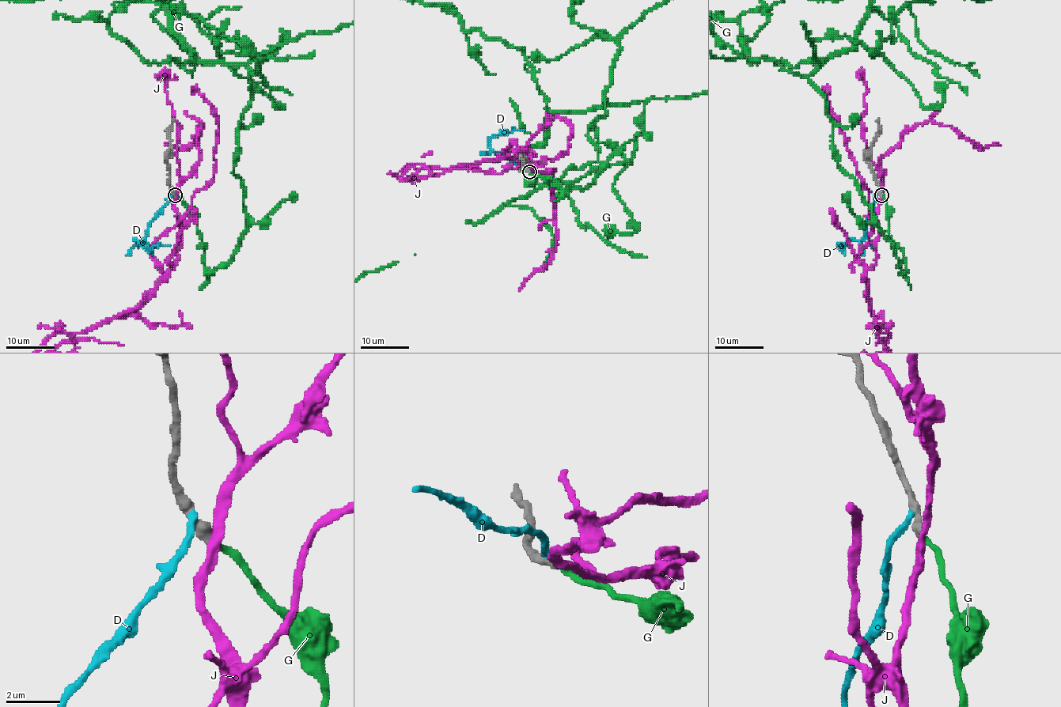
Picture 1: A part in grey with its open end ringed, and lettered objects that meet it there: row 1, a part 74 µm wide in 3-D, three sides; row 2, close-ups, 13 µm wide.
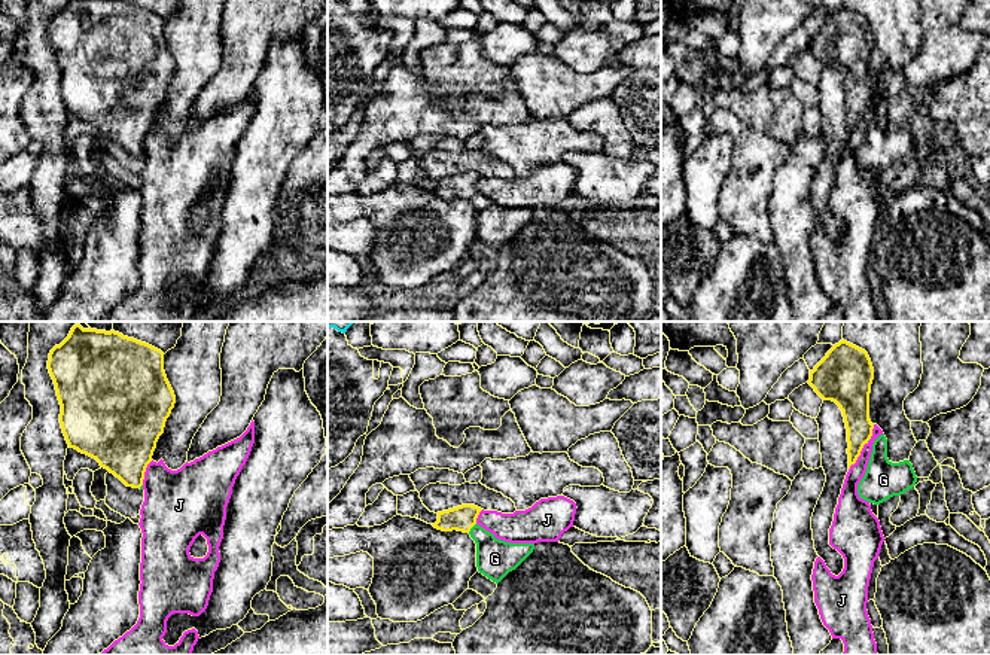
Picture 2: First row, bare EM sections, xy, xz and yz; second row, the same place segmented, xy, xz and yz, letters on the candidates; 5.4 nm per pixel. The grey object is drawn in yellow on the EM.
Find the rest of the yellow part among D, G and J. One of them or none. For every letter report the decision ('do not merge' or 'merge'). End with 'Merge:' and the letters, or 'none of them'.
D: do not merge
G: merge
J: do not merge
Merge: G

